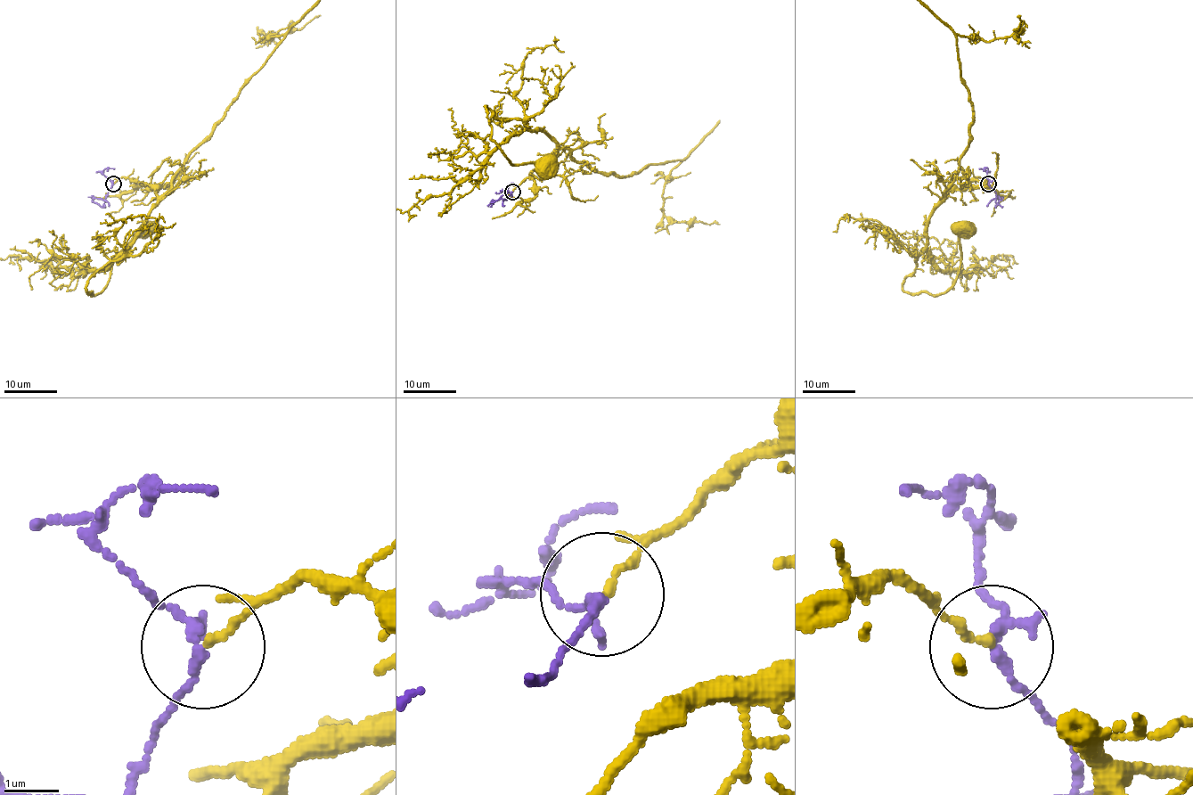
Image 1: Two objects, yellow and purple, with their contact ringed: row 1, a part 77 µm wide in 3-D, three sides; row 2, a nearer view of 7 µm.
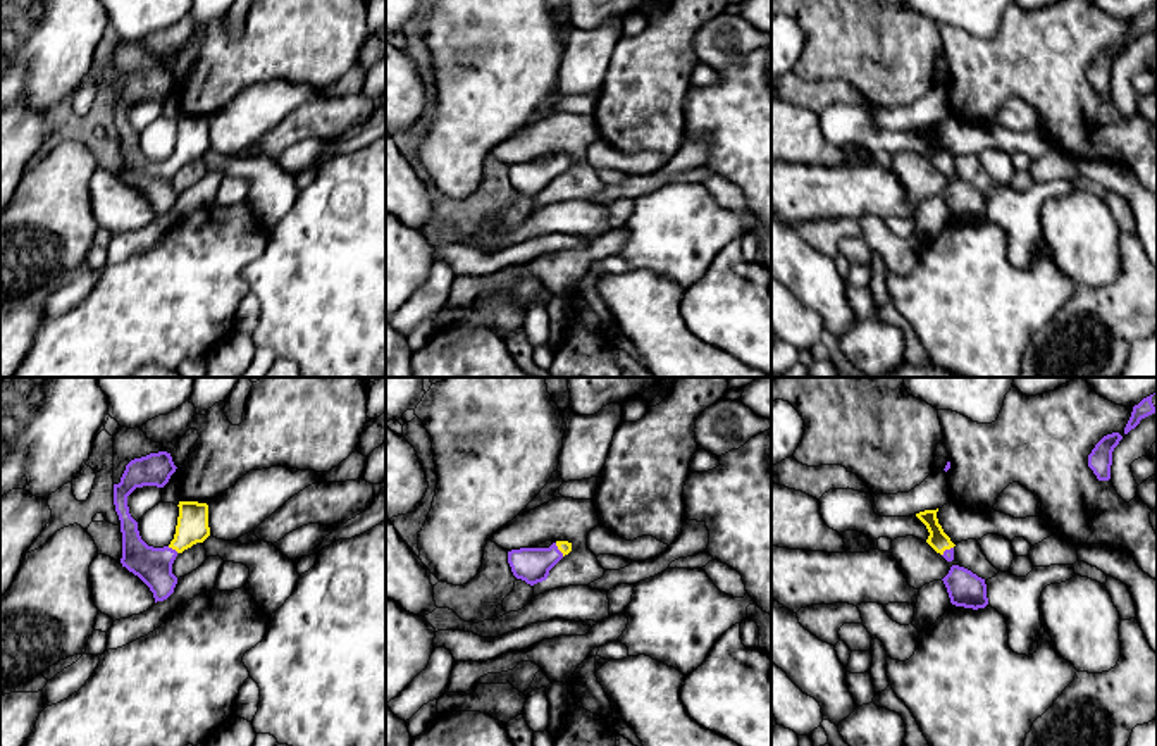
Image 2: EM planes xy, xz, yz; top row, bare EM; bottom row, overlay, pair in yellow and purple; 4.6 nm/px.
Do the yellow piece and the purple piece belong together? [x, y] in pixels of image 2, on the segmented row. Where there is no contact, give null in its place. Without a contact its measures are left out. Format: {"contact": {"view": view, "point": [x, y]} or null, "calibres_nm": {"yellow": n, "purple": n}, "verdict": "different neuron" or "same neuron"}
{"contact": {"view": "xy", "point": [173, 548]}, "calibres_nm": {"yellow": 150, "purple": 180}, "verdict": "same neuron"}

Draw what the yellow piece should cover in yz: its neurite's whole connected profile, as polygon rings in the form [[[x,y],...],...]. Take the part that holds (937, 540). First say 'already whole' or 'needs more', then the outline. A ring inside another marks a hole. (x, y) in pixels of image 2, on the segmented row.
needs more; [[[925,510],[916,513],[916,517],[926,525],[930,536],[926,539],[926,543],[937,551],[940,553],[947,562],[954,560],[954,543],[950,541],[950,538],[944,532],[942,525],[938,524],[937,519],[937,510]]]

